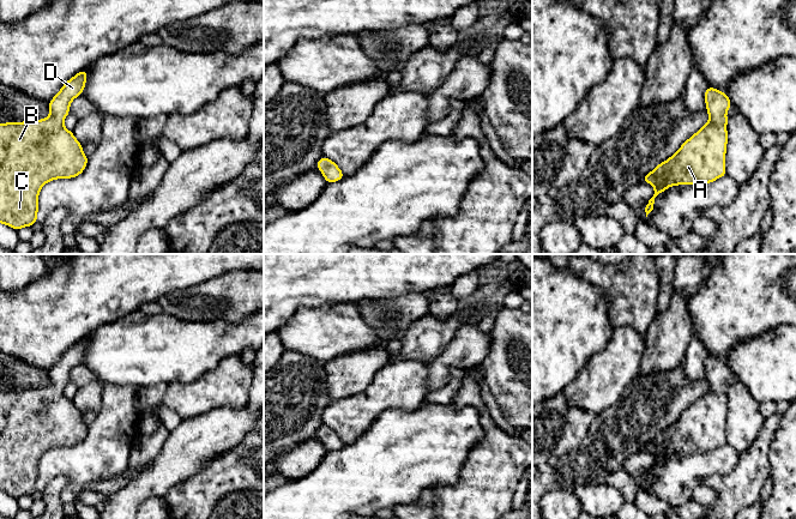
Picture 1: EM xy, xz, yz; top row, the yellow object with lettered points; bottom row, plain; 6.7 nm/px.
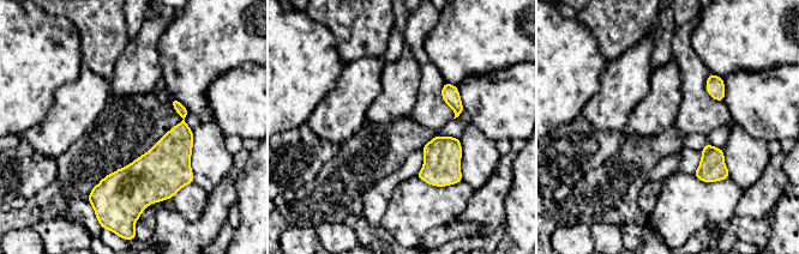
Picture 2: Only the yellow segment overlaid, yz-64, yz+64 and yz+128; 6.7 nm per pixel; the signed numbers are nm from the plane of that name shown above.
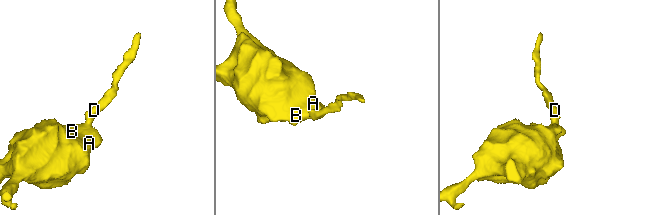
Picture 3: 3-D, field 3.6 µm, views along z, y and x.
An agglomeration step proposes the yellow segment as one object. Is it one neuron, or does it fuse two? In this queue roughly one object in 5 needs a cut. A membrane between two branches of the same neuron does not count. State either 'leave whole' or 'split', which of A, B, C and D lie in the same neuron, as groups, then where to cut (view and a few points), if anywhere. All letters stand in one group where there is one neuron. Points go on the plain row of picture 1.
leave whole | A B C D | no cut

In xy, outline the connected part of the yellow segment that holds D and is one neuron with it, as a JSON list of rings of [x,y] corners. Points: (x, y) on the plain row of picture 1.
[[[85,338],[67,349],[61,358],[48,370],[50,384],[43,388],[0,392],[0,491],[16,499],[31,495],[37,489],[38,463],[41,457],[56,447],[72,447],[80,443],[89,429],[82,412],[71,399],[64,394],[70,382],[70,372],[84,360],[88,340]]]

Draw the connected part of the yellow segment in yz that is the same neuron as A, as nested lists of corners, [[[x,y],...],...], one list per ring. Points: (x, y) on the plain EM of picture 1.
[[[712,355],[704,364],[710,390],[687,408],[675,423],[641,447],[655,457],[645,476],[646,485],[653,478],[655,466],[668,455],[707,453],[726,443],[726,379],[732,374],[728,363]]]

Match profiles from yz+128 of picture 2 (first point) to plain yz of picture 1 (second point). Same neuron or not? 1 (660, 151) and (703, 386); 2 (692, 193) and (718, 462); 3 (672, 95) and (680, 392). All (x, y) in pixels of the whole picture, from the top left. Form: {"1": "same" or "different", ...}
{"1": "same", "2": "same", "3": "different"}

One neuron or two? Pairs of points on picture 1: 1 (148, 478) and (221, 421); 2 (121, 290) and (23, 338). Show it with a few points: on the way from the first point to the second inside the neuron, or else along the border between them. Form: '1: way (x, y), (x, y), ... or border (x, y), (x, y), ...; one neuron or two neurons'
1: way (166, 470), (197, 440), (203, 438); one neuron
2: way (97, 290), (83, 293), (47, 317); one neuron

